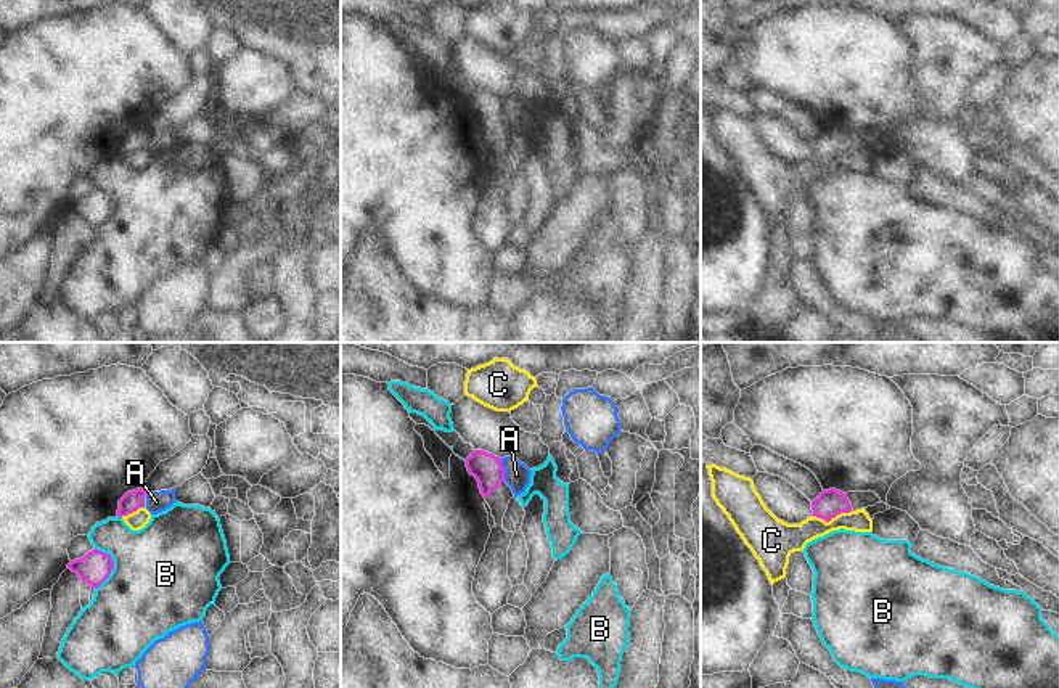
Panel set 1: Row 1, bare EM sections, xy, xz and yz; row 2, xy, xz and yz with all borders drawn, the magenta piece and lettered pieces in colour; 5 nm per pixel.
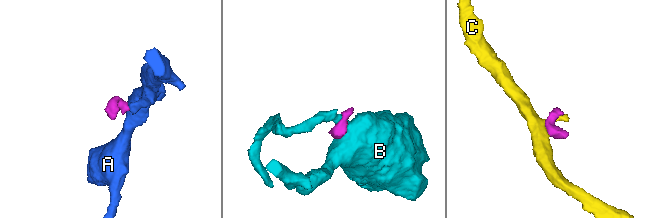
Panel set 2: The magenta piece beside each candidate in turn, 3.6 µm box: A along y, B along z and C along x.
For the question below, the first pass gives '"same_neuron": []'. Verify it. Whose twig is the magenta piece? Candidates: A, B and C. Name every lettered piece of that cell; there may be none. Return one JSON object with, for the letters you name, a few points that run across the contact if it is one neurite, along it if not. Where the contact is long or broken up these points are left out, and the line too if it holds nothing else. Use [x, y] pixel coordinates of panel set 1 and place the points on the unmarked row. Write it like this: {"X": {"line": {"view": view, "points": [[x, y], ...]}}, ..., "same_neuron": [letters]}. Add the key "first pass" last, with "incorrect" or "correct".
{"same_neuron": [], "first pass": "correct"}

